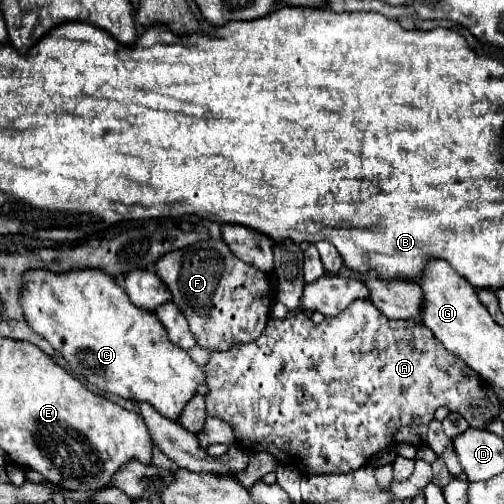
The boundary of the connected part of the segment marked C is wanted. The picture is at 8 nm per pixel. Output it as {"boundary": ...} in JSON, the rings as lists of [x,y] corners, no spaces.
{"boundary":[[[44,269],[28,271],[24,273],[24,287],[20,301],[28,325],[50,341],[50,345],[68,363],[72,375],[84,383],[88,381],[90,385],[102,391],[114,393],[130,401],[150,403],[166,419],[178,421],[186,403],[196,395],[198,387],[206,383],[204,369],[184,349],[180,349],[168,339],[168,333],[164,325],[156,319],[156,315],[132,305],[124,289],[110,275],[104,275],[102,271],[80,269],[62,275]]]}

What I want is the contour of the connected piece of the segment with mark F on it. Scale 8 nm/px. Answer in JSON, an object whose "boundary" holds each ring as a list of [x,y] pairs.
{"boundary":[[[206,239],[190,249],[170,251],[156,263],[156,273],[172,291],[174,303],[186,315],[196,343],[208,351],[228,351],[232,345],[254,341],[264,331],[270,319],[270,309],[276,303],[270,275],[234,257],[224,241]]]}

